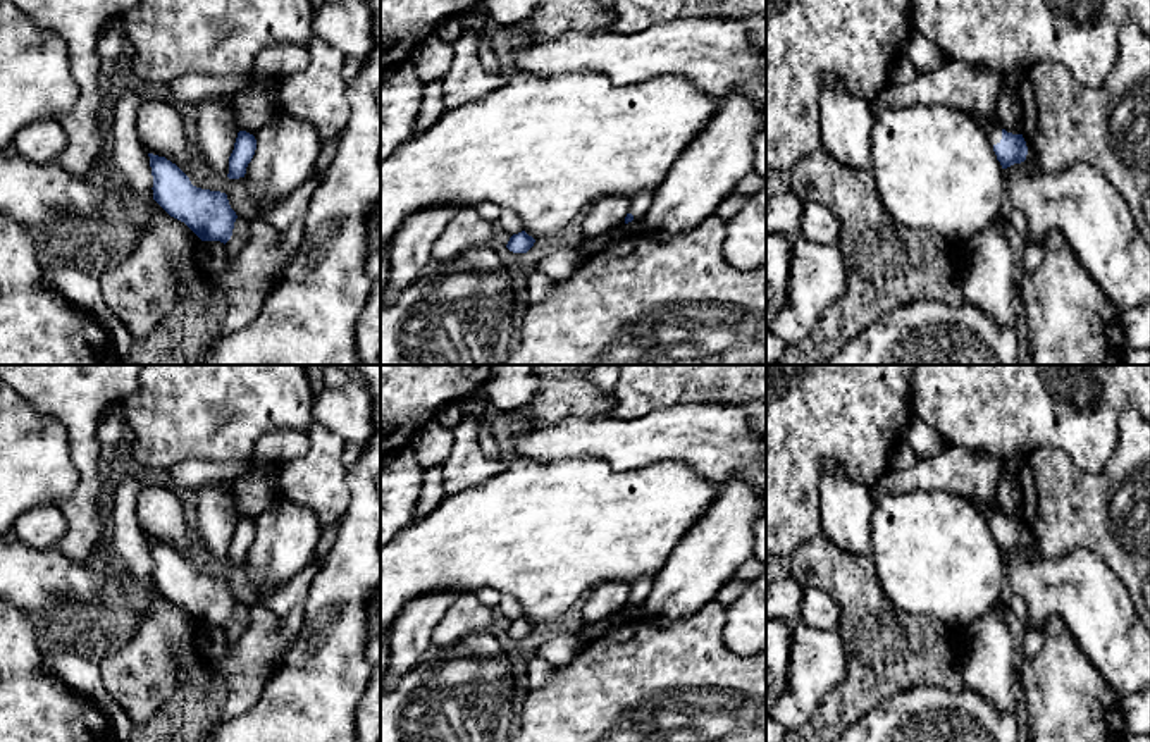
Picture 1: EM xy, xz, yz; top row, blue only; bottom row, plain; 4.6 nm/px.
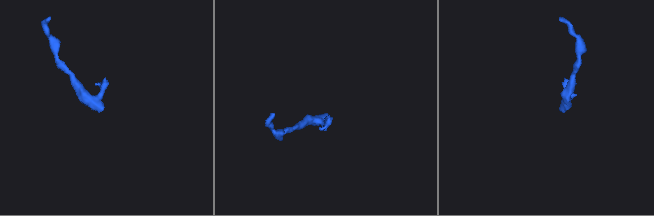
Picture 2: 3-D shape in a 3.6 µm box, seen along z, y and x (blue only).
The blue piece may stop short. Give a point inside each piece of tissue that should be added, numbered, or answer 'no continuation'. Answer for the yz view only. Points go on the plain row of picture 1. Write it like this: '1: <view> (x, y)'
1: yz (994, 517)

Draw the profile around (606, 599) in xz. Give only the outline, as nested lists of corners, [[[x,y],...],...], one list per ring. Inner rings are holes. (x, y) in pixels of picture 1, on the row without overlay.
[[[603,582],[589,591],[589,597],[582,606],[582,618],[585,623],[599,623],[613,618],[625,608],[630,596],[630,584]]]

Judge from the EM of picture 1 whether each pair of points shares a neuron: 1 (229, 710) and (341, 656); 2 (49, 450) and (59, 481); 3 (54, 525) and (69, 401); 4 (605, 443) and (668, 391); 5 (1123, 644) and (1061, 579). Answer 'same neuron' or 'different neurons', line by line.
1: different neurons
2: same neuron
3: different neurons
4: different neurons
5: same neuron

